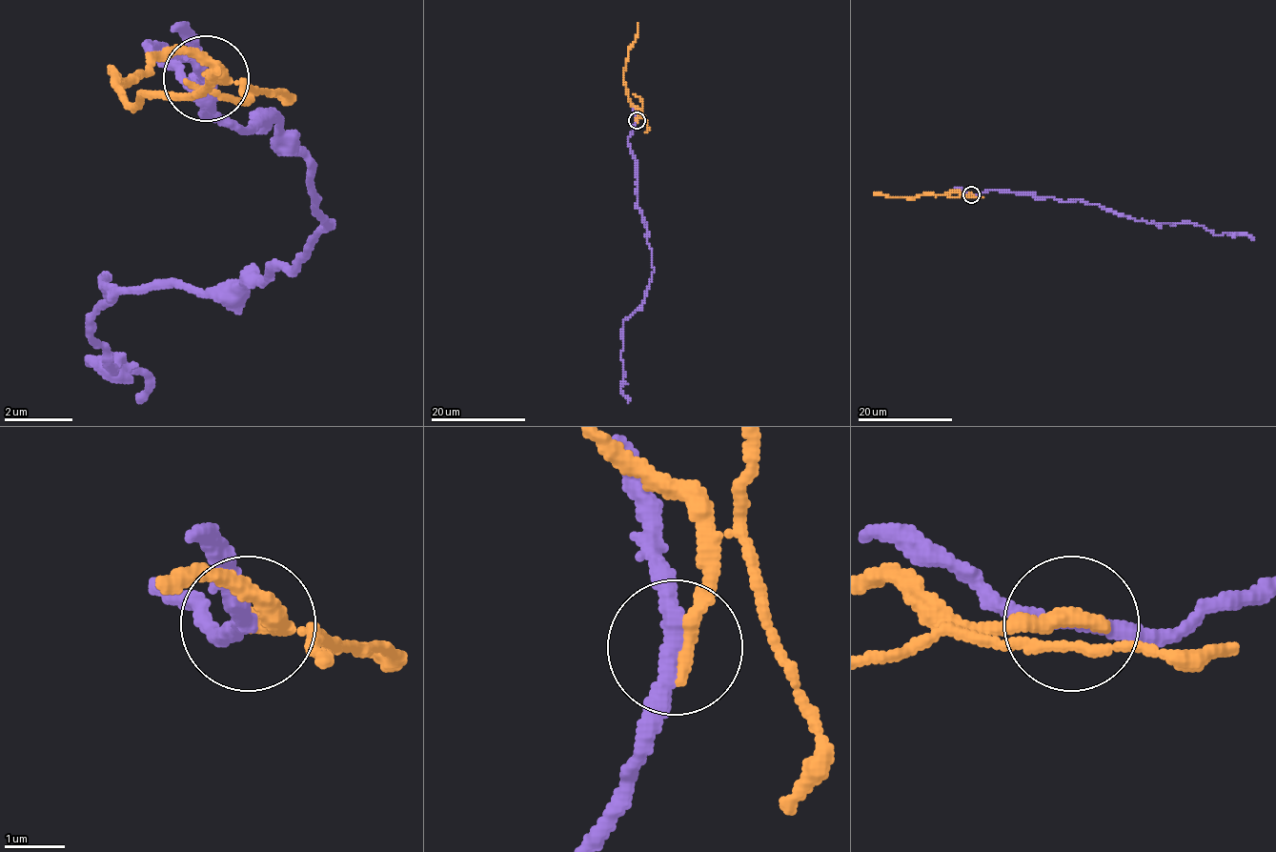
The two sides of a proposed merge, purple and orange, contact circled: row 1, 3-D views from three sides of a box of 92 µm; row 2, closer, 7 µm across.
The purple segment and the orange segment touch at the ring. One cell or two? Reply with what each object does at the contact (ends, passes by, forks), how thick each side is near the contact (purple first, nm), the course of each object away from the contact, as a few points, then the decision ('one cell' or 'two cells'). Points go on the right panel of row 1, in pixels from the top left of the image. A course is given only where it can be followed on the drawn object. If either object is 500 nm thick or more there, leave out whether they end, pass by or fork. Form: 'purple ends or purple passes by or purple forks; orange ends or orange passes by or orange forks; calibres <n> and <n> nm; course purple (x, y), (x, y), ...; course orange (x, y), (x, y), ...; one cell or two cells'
purple passes by; orange ends; calibres 280 and 320 nm; course purple (970, 194), (1007, 191), (1066, 201), (1083, 200), (1137, 220), (1194, 222), (1215, 234), (1247, 233), (1254, 239); course orange (970, 194), (954, 191), (946, 194), (931, 192), (904, 197), (873, 192); two cells

